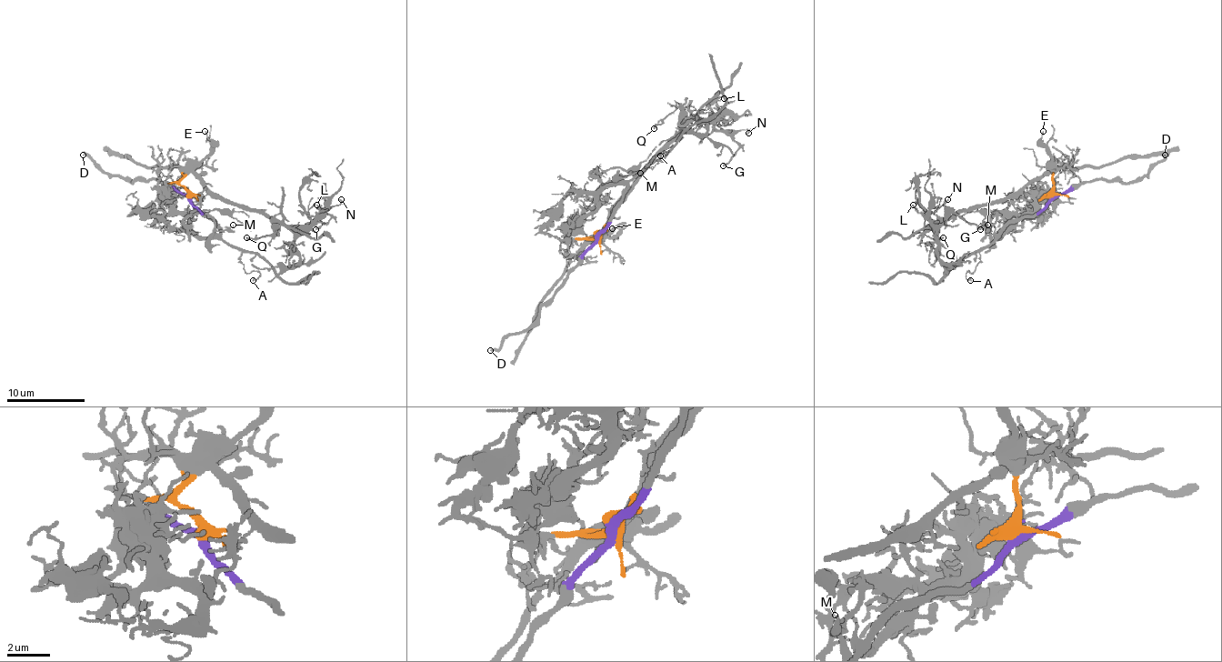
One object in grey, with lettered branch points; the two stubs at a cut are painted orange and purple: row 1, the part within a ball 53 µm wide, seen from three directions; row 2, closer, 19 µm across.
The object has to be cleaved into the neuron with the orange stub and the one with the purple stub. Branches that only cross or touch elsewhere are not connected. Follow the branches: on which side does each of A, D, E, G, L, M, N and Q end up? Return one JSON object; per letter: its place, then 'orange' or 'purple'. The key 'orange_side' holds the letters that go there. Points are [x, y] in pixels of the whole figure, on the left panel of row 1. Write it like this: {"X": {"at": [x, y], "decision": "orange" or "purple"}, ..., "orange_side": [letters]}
{"A": {"at": [253, 280], "decision": "purple"}, "D": {"at": [83, 155], "decision": "purple"}, "E": {"at": [205, 131], "decision": "orange"}, "G": {"at": [315, 229], "decision": "orange"}, "L": {"at": [316, 205], "decision": "orange"}, "M": {"at": [233, 225], "decision": "purple"}, "N": {"at": [341, 199], "decision": "orange"}, "Q": {"at": [246, 237], "decision": "orange"}, "orange_side": ["E", "G", "L", "N", "Q"]}

